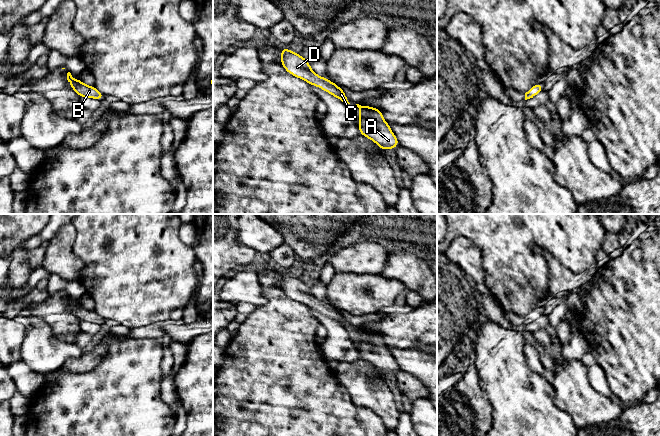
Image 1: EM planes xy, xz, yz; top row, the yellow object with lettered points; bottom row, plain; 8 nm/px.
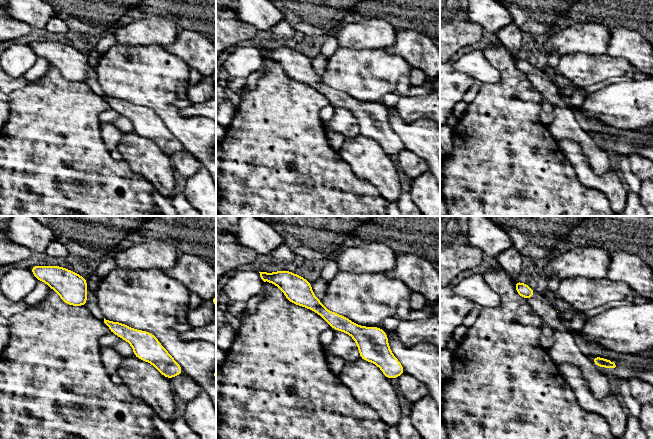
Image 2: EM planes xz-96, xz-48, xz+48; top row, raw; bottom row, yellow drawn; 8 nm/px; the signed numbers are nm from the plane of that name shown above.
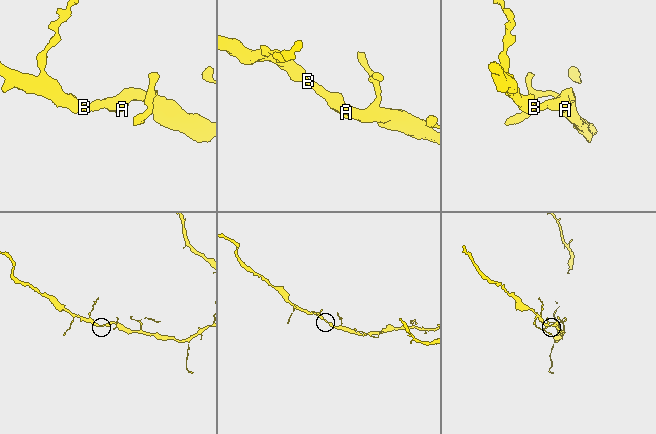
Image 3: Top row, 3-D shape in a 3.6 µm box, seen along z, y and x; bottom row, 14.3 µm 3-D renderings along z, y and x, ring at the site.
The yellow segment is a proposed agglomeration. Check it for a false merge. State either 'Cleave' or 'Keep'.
Keep

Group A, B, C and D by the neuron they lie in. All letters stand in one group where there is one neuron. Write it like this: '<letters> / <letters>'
A B C D

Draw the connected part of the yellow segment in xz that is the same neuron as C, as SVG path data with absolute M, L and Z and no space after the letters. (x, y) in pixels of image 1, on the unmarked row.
M286 271L280 273L280 275L281 288L288 297L306 305L310 309L321 312L342 326L350 328L347 324L346 317L332 305L323 302L322 300L318 300L310 292L310 287L304 281L292 276Z

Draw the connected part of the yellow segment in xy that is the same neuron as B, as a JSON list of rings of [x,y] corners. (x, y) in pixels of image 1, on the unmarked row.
[[[70,296],[67,297],[67,304],[71,308],[71,312],[81,321],[81,322],[93,322],[103,324],[104,318],[99,316],[94,310],[89,310],[84,308],[81,304],[74,303]]]

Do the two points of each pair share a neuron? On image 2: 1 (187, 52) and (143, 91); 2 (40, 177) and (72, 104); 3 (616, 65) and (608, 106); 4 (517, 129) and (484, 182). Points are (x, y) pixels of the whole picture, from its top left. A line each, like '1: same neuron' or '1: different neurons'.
1: different neurons
2: same neuron
3: different neurons
4: same neuron

